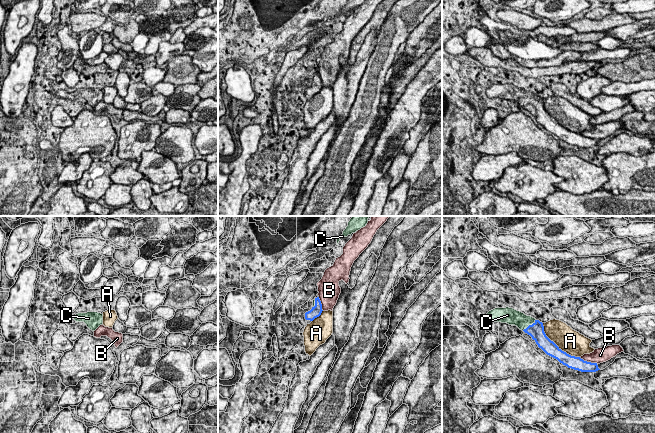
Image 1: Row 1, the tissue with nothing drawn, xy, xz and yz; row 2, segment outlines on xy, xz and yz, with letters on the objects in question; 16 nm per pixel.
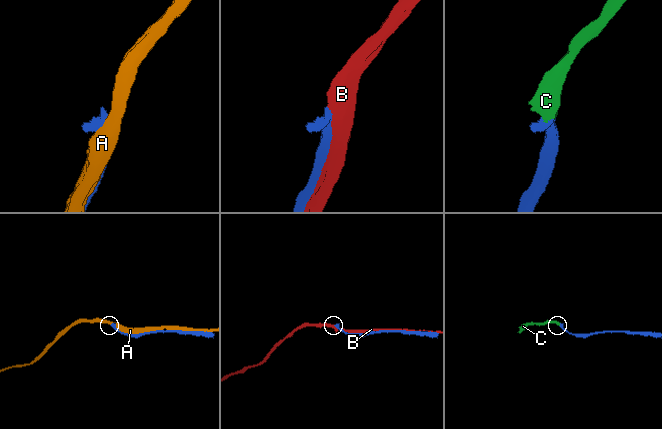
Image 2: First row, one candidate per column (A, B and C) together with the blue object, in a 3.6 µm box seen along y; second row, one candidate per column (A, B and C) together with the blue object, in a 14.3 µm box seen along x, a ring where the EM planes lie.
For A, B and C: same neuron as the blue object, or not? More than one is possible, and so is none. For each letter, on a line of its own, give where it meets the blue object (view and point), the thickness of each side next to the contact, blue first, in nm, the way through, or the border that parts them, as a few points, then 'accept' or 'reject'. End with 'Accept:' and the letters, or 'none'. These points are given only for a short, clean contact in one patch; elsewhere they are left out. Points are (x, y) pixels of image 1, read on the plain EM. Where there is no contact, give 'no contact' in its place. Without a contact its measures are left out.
A: meets blue in yz at (556, 121); 220 nm thick on the blue side, 380 nm on the other; reject
B: meets blue in yz at (588, 138); 220 nm thick on the blue side, 240 nm on the other; reject
C: meets blue in yz at (529, 101); 240 nm thick on the blue side, 240 nm on the other; runs through yz (536, 106), (529, 101), (517, 94); accept
Accept: C

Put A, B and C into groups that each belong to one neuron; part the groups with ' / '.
A / B / C

